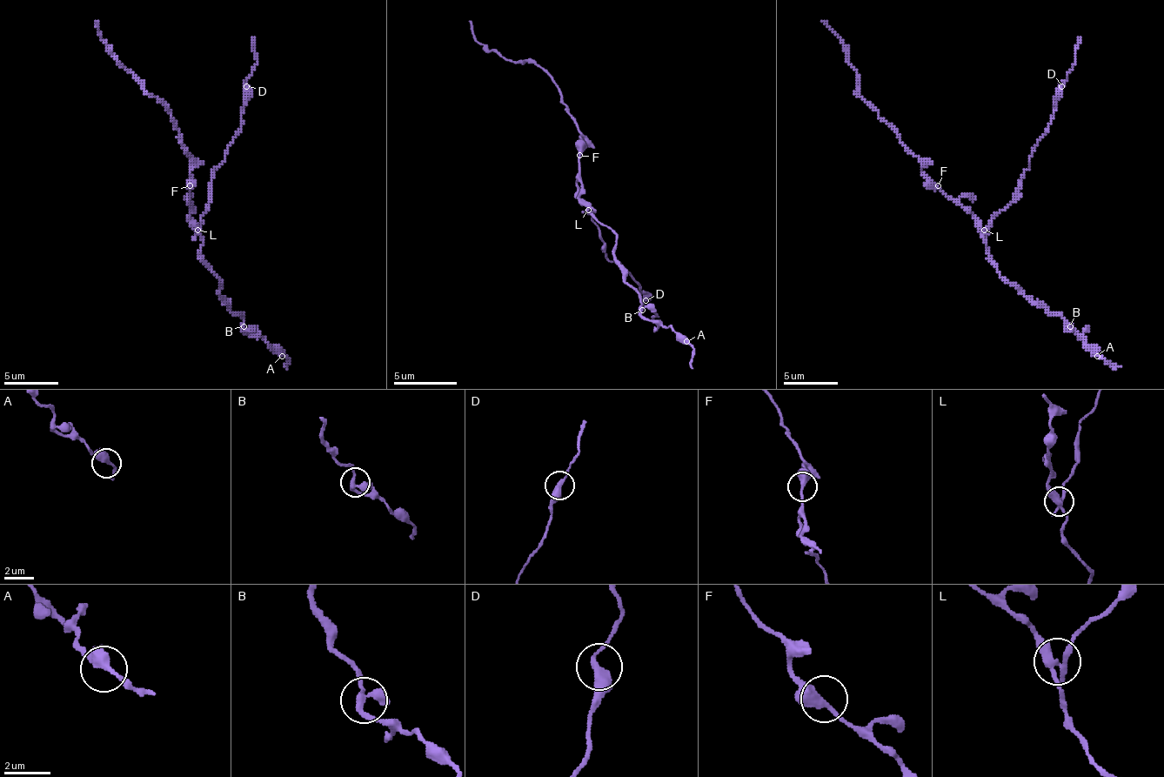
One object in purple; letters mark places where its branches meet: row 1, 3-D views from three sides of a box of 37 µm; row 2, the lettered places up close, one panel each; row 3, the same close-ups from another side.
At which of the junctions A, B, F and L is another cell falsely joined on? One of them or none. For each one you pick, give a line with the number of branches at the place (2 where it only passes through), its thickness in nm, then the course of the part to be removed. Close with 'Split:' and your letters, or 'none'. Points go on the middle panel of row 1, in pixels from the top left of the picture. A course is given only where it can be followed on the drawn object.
L: 3 branches meet; 300 nm thick; foreign part runs (589, 209), (605, 244), (605, 256), (620, 262), (639, 284), (642, 297), (658, 316), (652, 322)
Split: L

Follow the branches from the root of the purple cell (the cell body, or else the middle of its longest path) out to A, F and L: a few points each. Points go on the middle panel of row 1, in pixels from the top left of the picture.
A: (579, 186), (592, 215), (617, 237), (614, 262), (636, 291), (642, 312), (686, 341)
F: (579, 186), (579, 155)
L: (579, 186), (579, 199), (589, 209)

